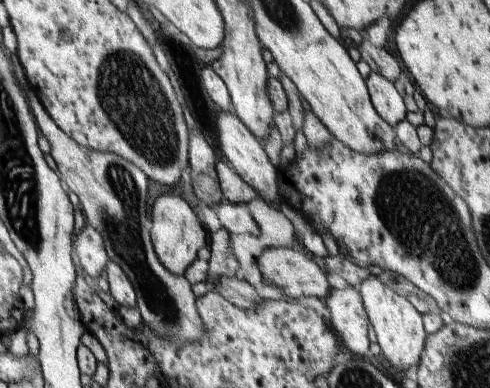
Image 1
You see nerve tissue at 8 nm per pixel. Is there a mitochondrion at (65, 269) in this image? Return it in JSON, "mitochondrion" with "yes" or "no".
{"mitochondrion":"no"}

